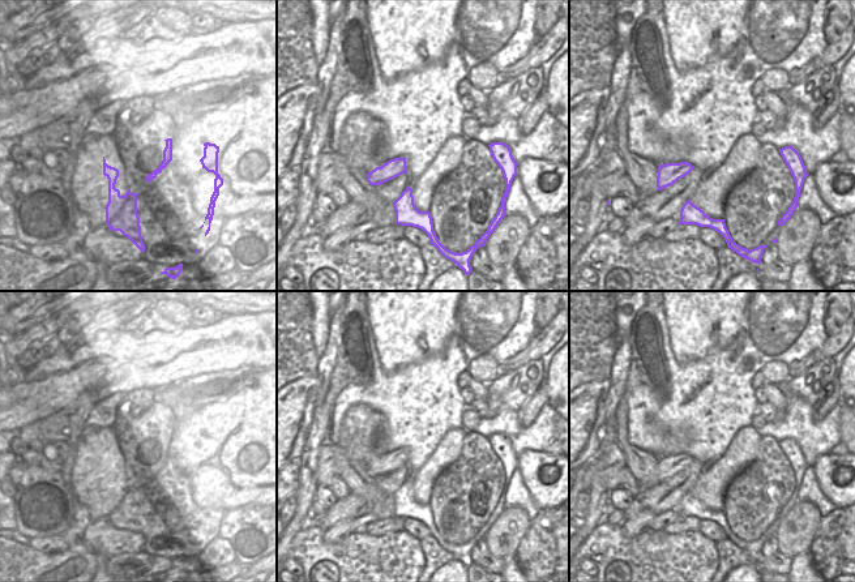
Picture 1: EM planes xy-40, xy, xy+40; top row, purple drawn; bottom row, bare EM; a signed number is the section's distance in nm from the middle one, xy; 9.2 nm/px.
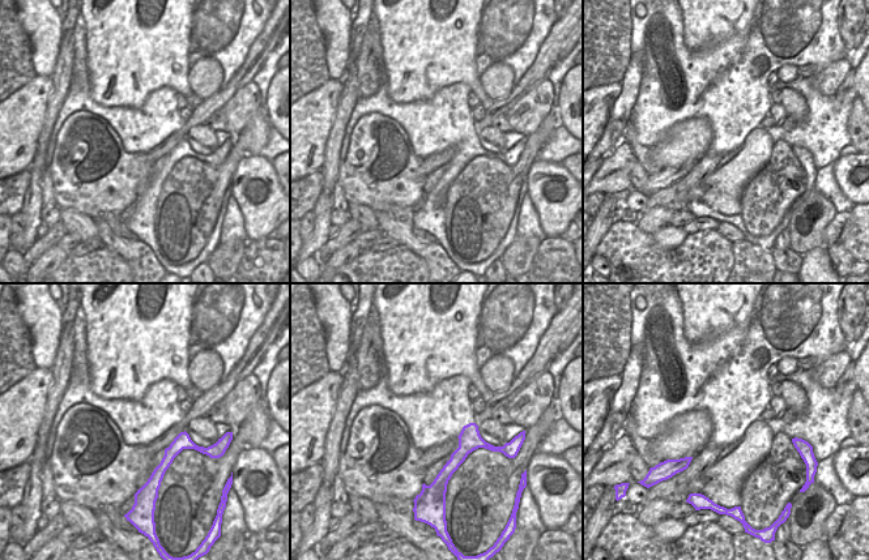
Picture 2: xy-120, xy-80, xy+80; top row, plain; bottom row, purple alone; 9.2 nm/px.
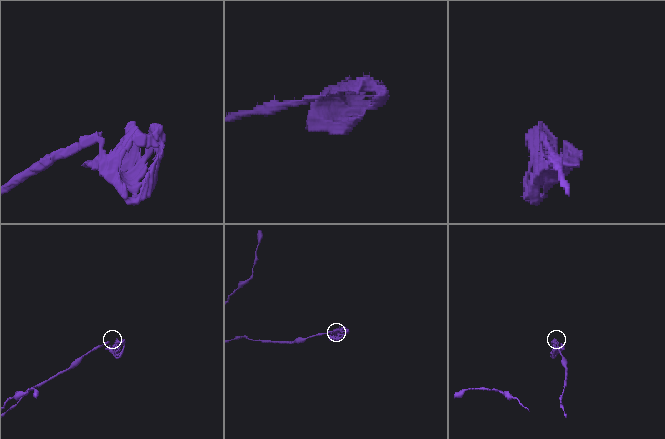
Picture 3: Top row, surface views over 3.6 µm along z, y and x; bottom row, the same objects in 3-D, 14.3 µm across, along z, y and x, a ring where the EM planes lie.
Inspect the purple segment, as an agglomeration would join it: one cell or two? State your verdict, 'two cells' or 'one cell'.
two cells

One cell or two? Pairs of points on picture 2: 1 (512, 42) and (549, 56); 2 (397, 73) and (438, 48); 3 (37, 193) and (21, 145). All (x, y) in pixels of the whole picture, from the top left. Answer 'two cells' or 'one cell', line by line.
1: two cells
2: one cell
3: two cells

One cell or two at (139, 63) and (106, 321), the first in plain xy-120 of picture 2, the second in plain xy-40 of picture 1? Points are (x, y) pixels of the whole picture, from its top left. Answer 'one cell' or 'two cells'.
one cell

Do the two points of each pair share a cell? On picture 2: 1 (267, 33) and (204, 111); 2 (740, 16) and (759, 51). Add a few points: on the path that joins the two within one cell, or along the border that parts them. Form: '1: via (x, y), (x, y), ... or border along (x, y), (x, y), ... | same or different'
1: via (256, 54), (246, 68), (246, 73), (225, 94) | same
2: border along (754, 13), (746, 46), (731, 58) | different

